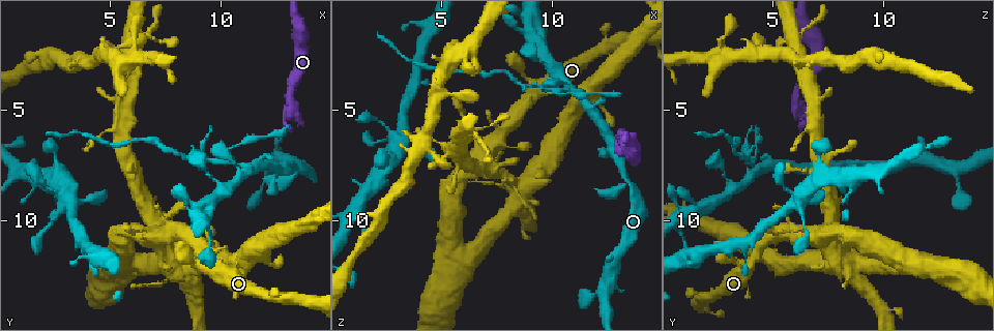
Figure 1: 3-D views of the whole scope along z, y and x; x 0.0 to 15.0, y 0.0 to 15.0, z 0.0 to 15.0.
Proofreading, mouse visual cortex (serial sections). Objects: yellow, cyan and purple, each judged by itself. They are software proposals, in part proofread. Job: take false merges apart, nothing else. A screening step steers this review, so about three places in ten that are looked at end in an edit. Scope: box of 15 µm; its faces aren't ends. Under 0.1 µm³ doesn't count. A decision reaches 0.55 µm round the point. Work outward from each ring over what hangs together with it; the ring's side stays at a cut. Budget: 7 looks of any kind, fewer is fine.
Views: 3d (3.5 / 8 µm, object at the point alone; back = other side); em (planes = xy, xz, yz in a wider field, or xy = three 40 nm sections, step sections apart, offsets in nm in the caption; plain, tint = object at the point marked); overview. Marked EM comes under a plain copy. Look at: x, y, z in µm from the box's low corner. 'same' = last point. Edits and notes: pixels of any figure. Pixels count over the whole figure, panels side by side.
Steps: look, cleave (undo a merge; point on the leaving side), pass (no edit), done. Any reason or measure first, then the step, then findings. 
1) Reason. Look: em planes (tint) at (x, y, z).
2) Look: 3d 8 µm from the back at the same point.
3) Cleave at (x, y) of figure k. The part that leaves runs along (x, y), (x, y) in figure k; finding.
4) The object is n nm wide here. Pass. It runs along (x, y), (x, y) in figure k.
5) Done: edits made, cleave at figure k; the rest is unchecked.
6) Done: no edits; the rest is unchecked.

Calibre changes. Look: 3d 3.5 µm from the back at (7.2, 10.7, 6.6).

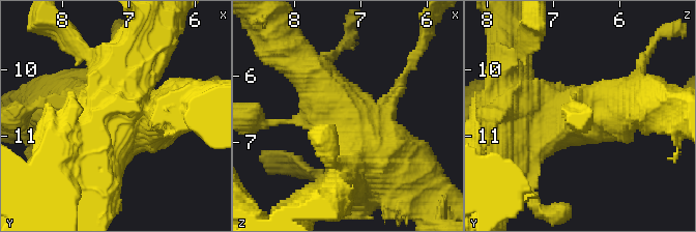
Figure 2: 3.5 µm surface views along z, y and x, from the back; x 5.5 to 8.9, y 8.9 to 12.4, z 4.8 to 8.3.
Now the EM. Look: em xy step 5 (tint) at the same point.

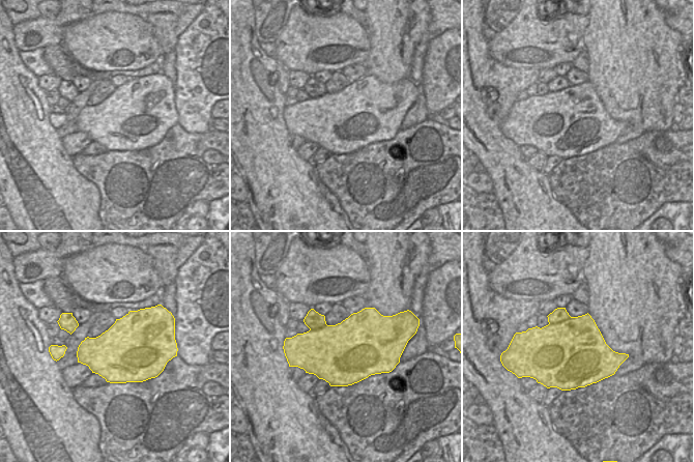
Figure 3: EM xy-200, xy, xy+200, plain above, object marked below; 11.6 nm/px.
Cleave at (537, 207) of figure 2. A border runs along (571, 317), (549, 324) in figure 3; a second cell is stuck on.

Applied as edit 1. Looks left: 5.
Look: 3d 8 µm at (12.2, 7.8, 13.4).

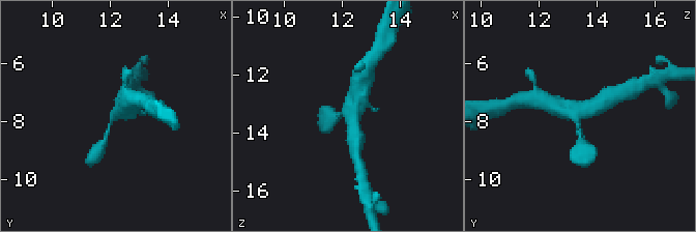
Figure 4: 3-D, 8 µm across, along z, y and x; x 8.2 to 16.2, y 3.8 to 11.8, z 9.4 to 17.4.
Look: em xy step 3 (tint) at (12.2, 7.9, 13.2).

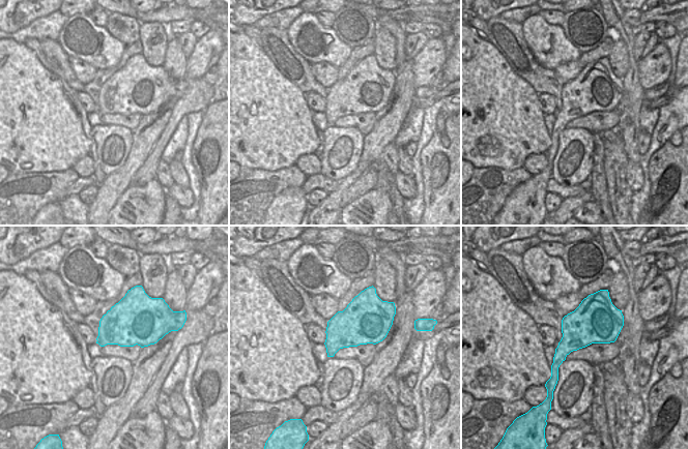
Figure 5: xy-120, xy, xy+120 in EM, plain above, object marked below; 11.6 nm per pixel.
Pass. Continuous, no second cell.

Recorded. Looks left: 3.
Done: edits made, cleave at figure 2; the rest is unchecked.

